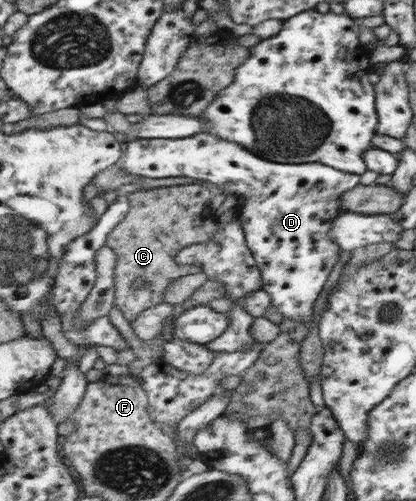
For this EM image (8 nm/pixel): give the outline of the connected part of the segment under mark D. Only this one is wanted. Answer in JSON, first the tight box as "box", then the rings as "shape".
{"box":[124,133,360,332],"shape":[[[199,133],[196,136],[180,139],[168,138],[135,138],[126,140],[124,167],[132,174],[150,178],[174,178],[188,176],[193,179],[212,182],[225,192],[240,192],[246,198],[246,206],[242,211],[242,226],[247,231],[247,240],[263,271],[265,289],[272,294],[273,304],[282,315],[294,321],[304,321],[308,332],[312,330],[314,302],[322,292],[329,274],[338,258],[340,245],[328,237],[332,222],[340,216],[342,203],[338,196],[356,189],[360,184],[360,176],[350,171],[336,169],[326,163],[305,162],[304,164],[279,163],[254,153],[252,149],[238,142],[229,142],[214,134]]]}

